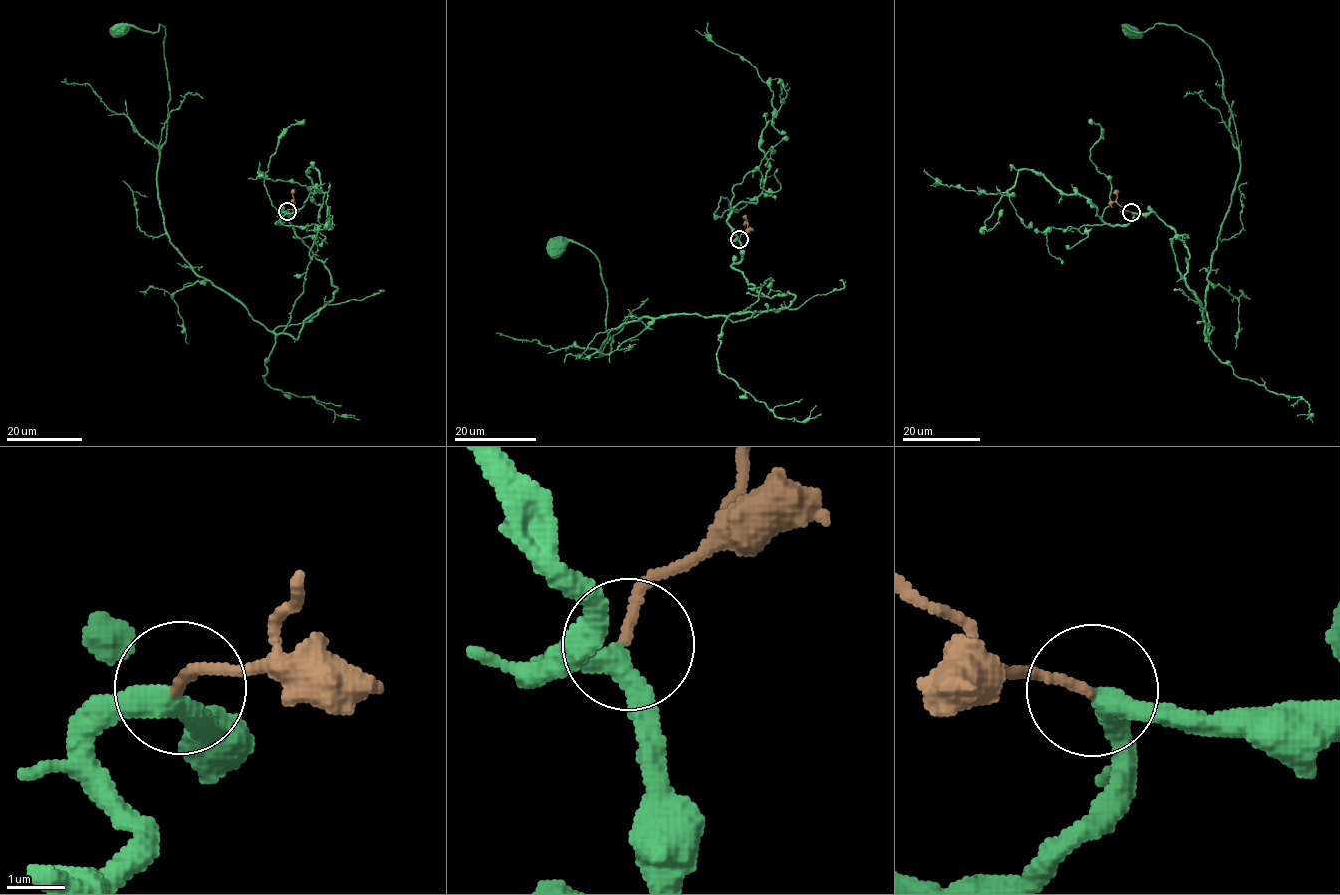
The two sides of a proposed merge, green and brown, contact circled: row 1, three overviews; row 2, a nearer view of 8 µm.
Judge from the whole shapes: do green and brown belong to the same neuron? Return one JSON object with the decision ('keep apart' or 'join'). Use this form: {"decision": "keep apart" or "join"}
{"decision": "join"}

